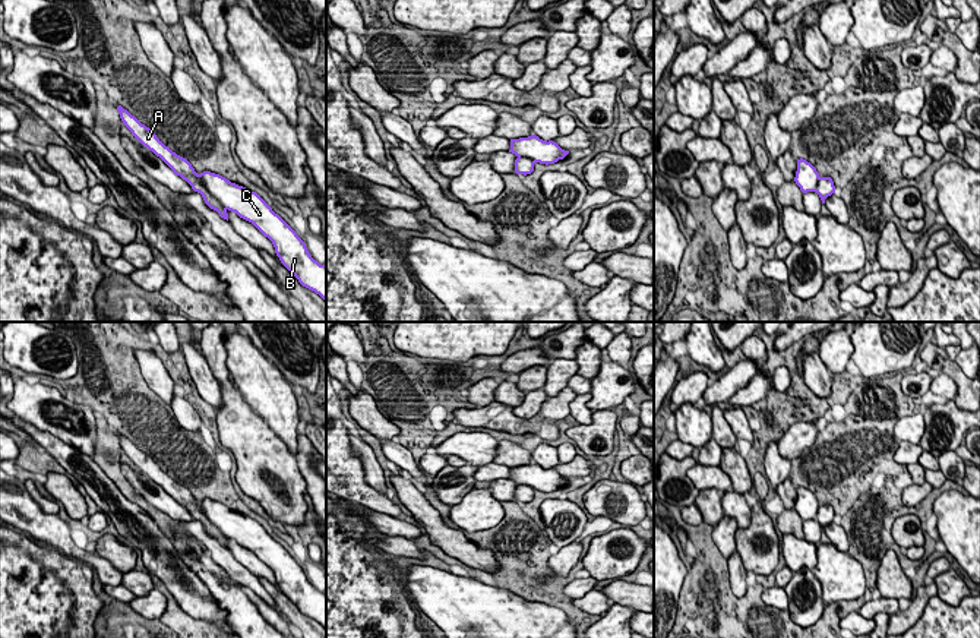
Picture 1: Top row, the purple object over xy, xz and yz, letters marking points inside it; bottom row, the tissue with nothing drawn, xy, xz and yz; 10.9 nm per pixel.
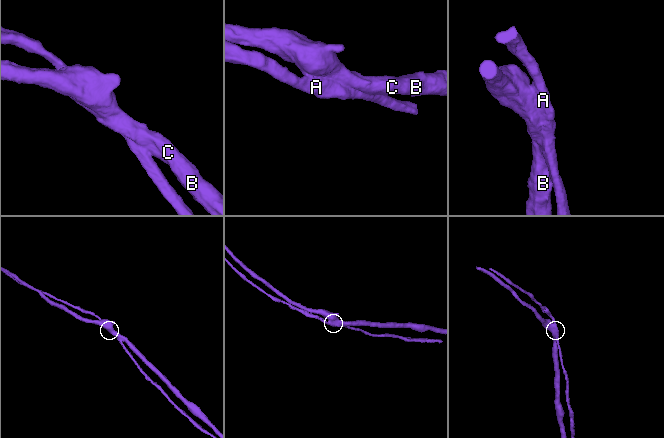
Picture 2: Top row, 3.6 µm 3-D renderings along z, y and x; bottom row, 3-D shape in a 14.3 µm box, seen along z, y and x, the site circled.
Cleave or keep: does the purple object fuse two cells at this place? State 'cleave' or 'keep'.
cleave

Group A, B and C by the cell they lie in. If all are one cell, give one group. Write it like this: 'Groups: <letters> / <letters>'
Groups: A / B C

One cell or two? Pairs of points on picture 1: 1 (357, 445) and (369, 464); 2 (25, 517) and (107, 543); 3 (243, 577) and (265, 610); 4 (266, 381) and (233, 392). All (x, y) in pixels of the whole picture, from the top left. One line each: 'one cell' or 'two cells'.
1: one cell
2: two cells
3: two cells
4: two cells

